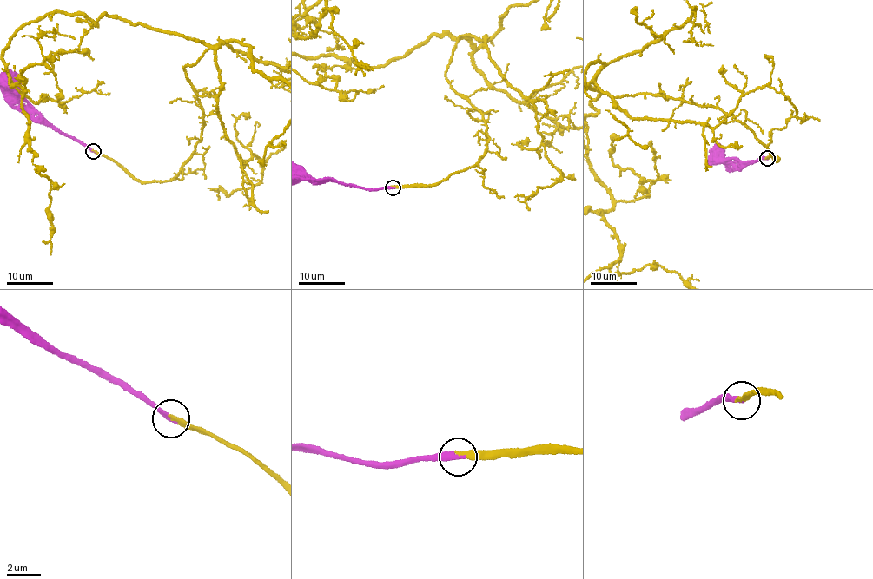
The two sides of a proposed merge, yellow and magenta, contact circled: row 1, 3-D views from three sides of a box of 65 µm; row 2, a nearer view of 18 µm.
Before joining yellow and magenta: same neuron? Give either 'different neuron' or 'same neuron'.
same neuron

